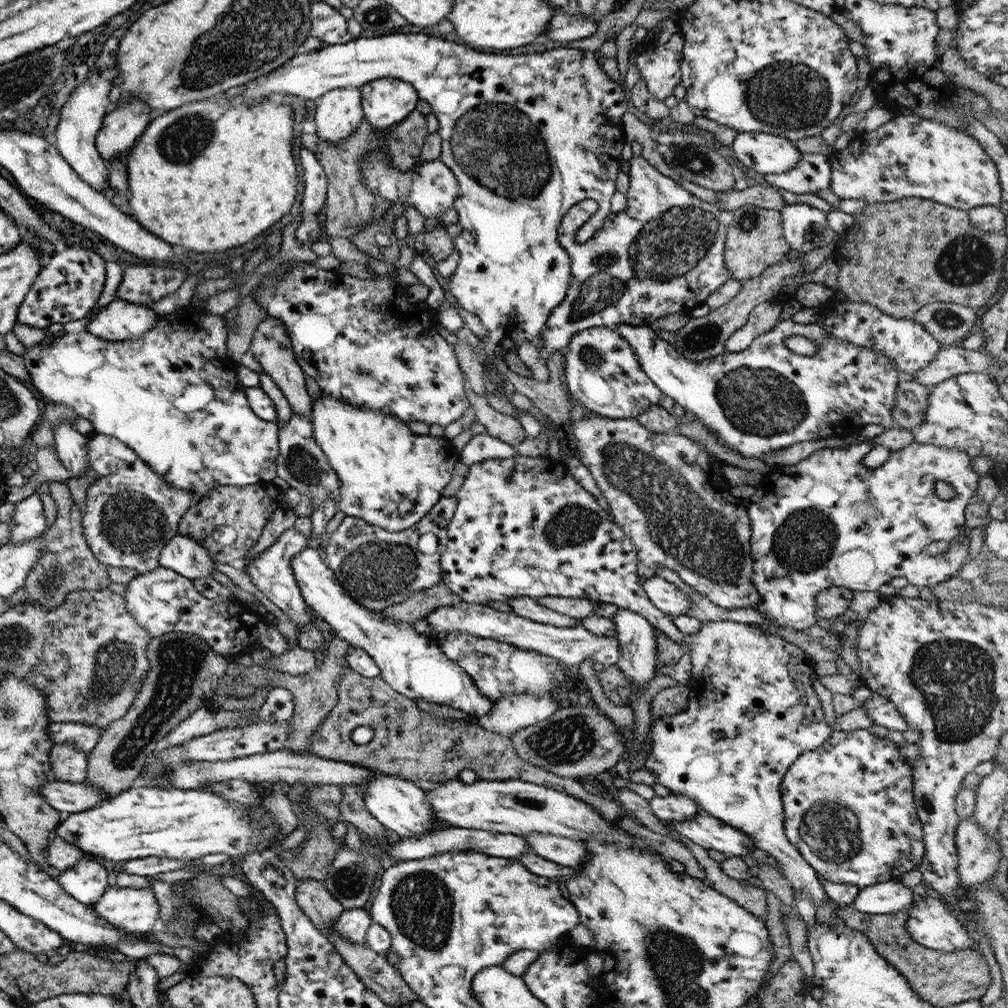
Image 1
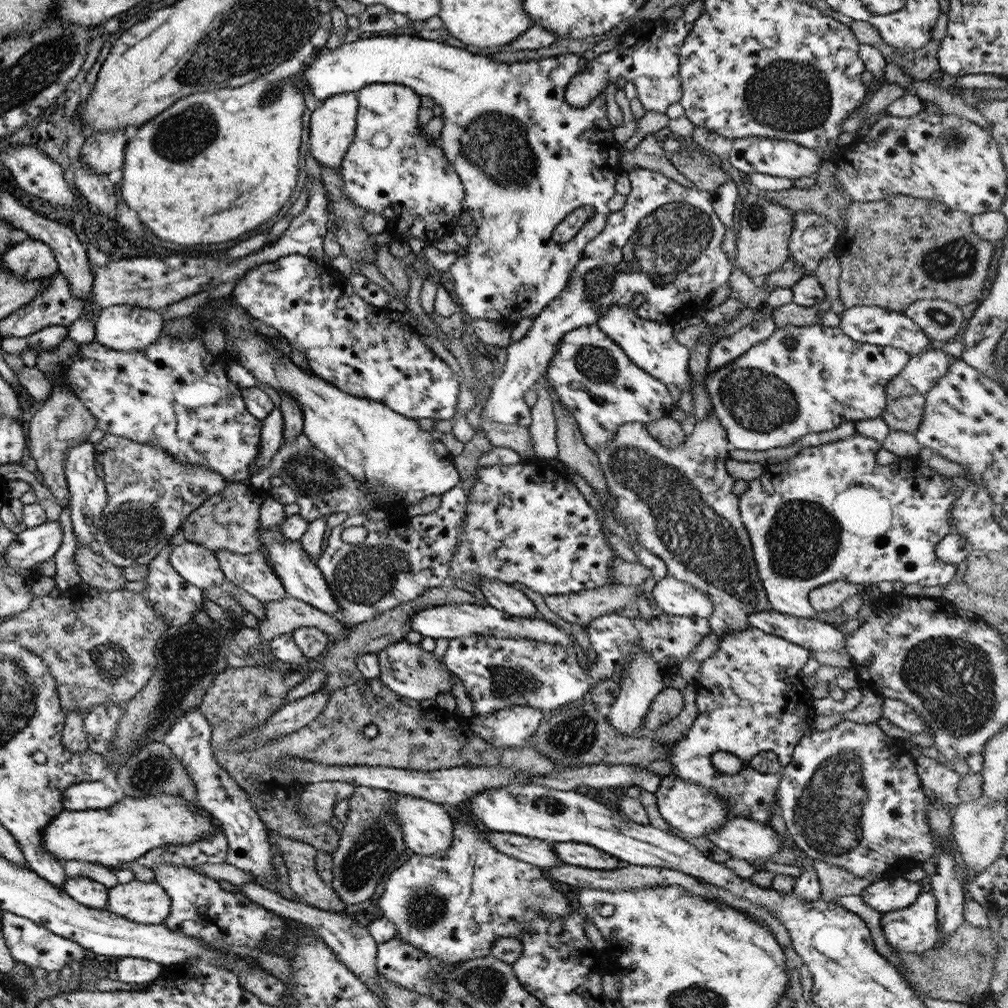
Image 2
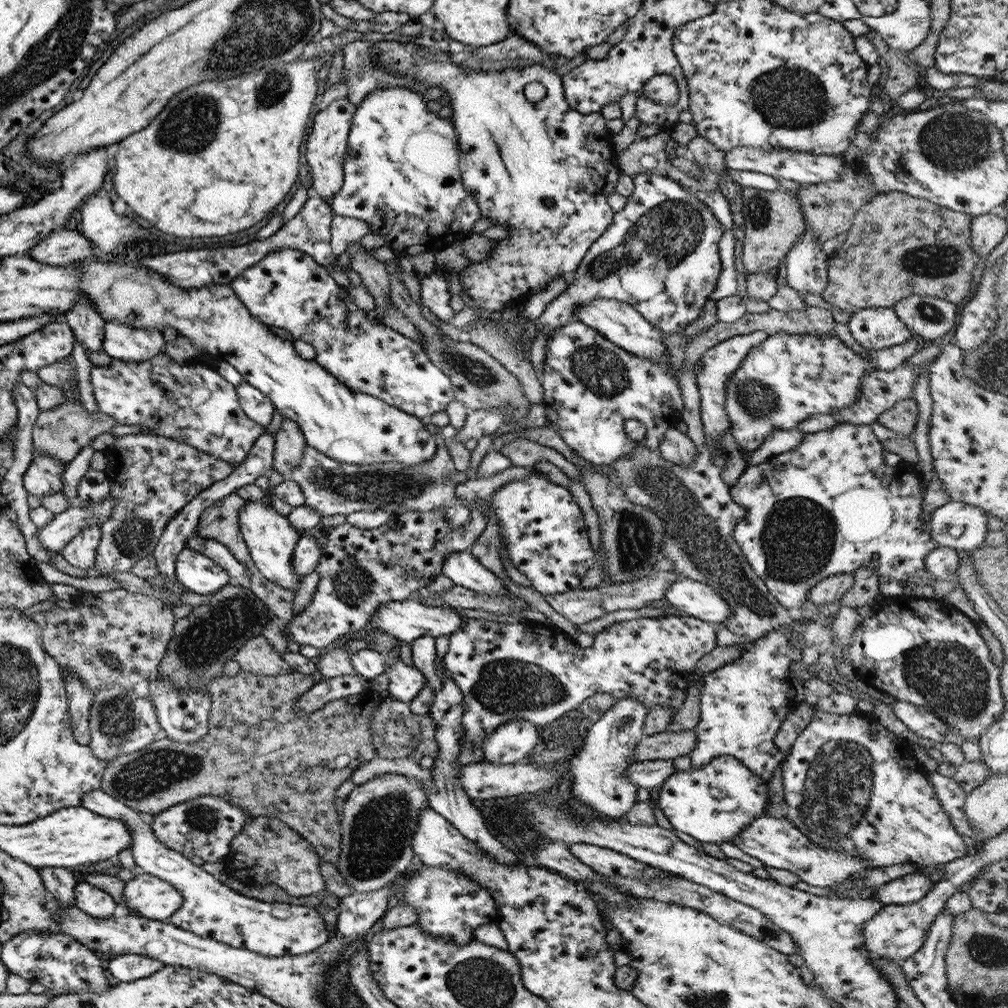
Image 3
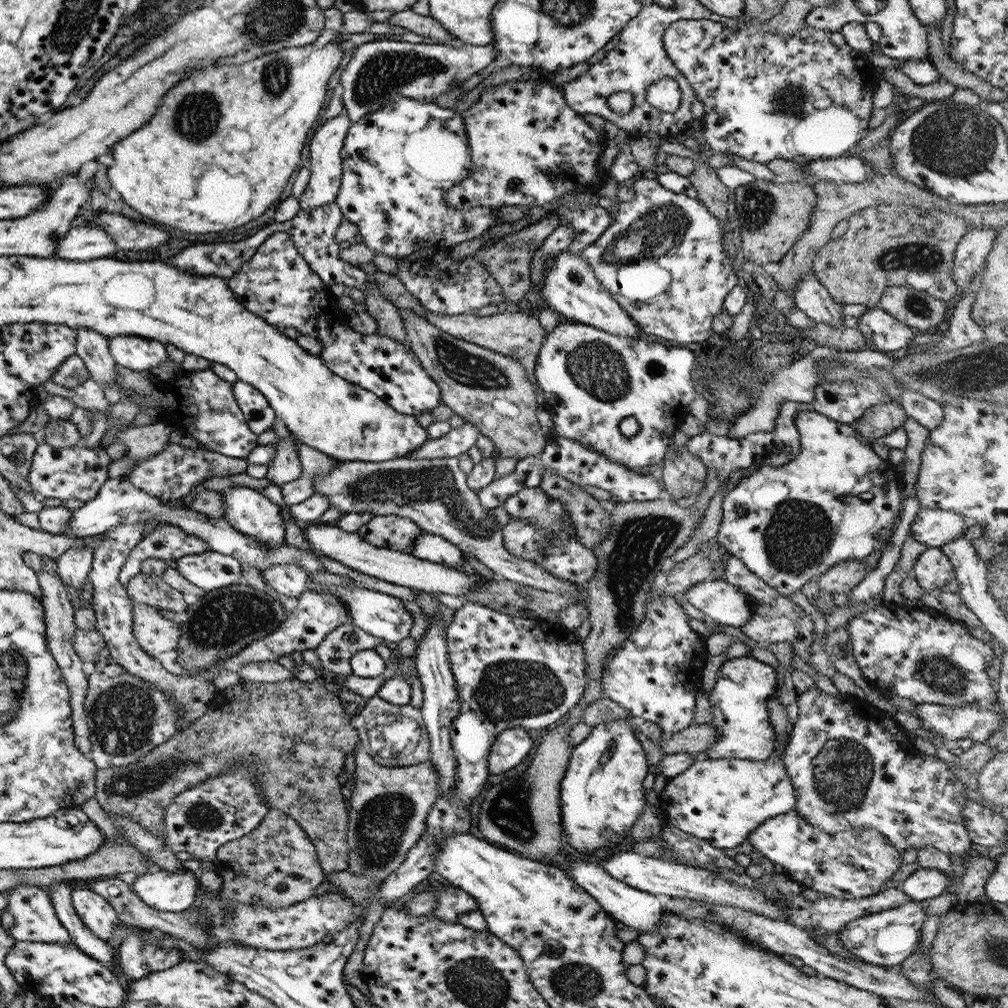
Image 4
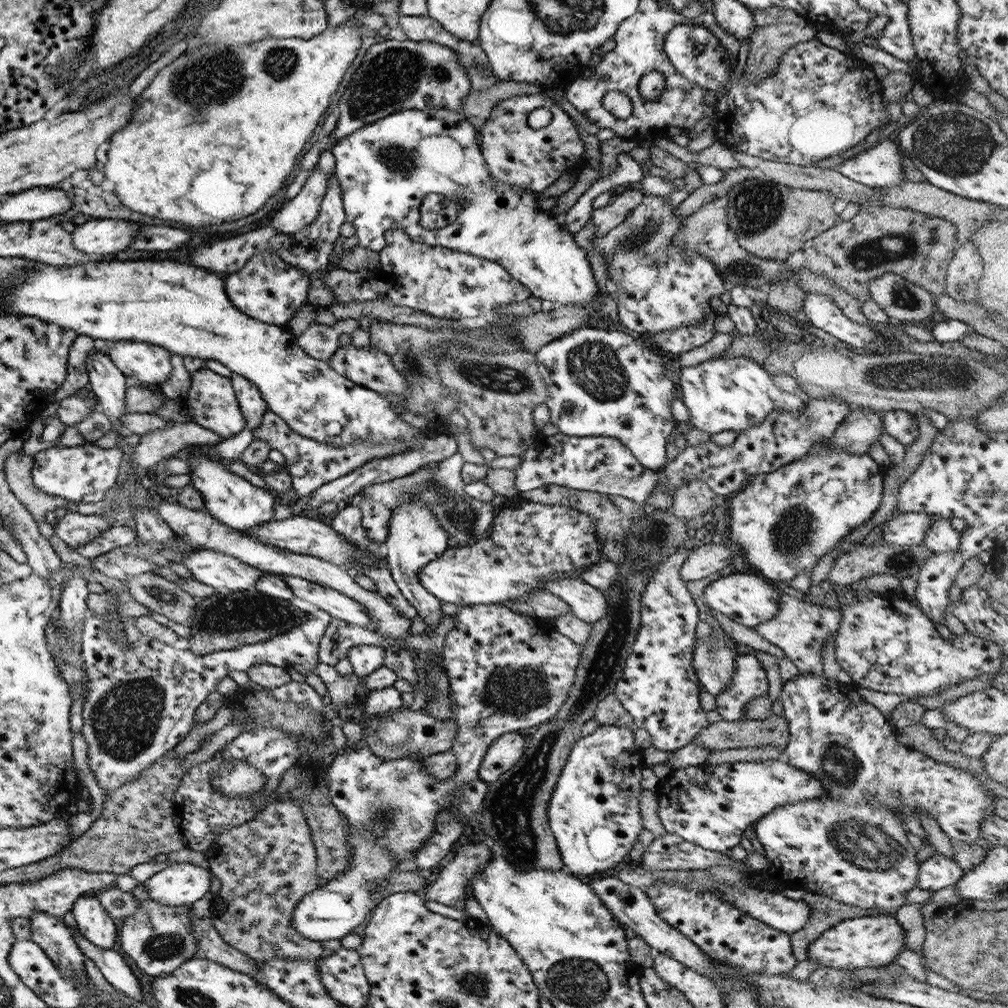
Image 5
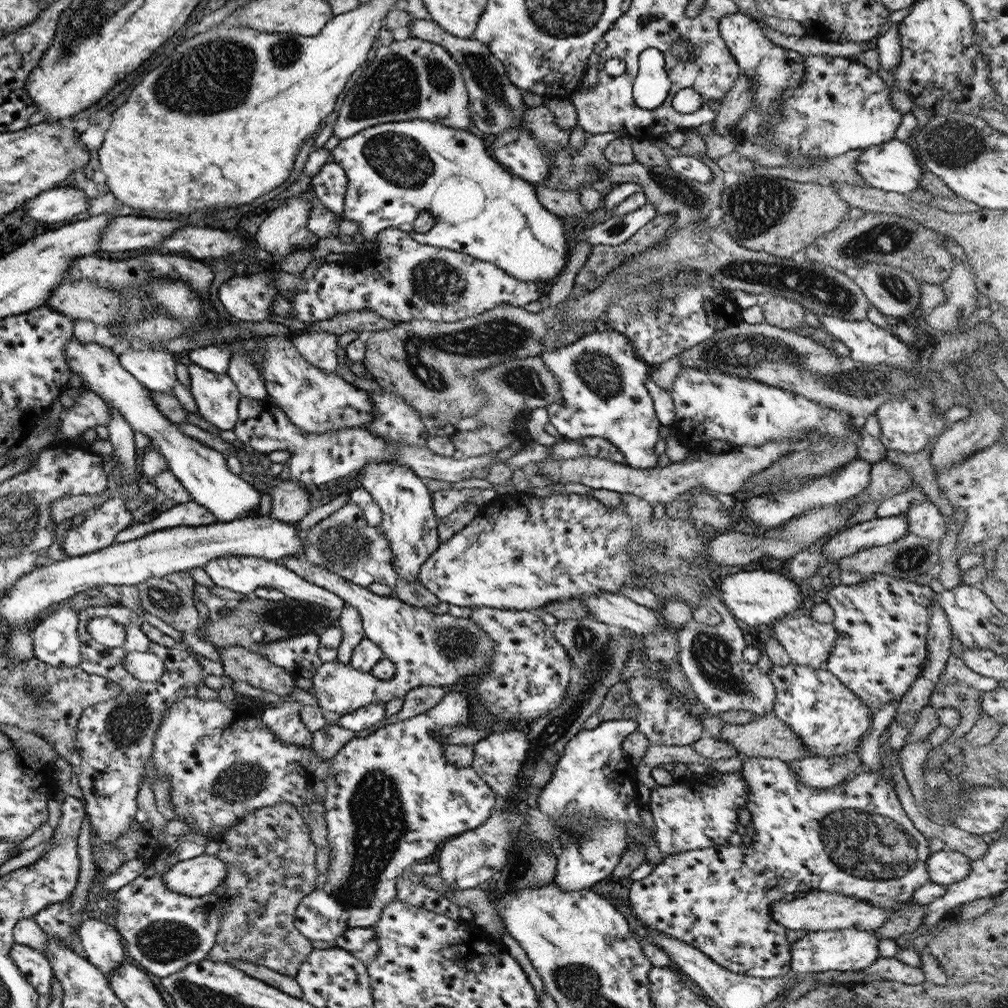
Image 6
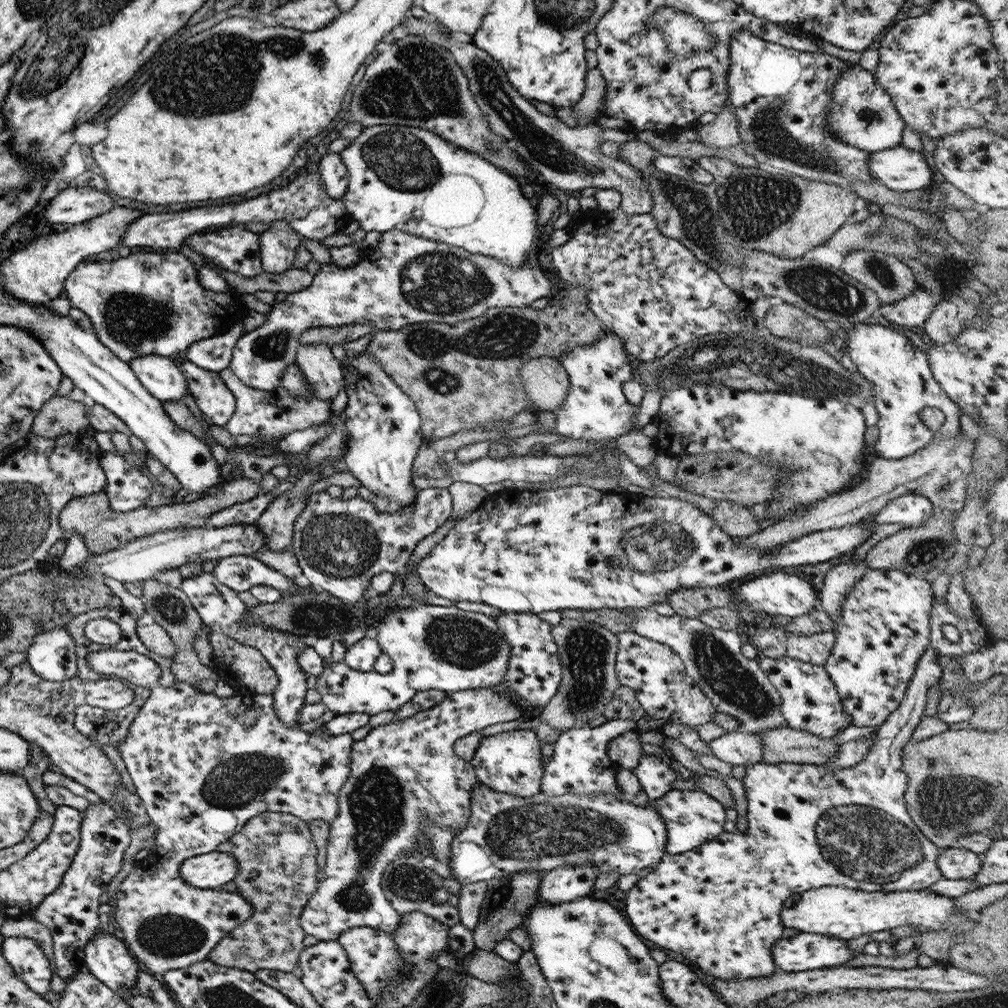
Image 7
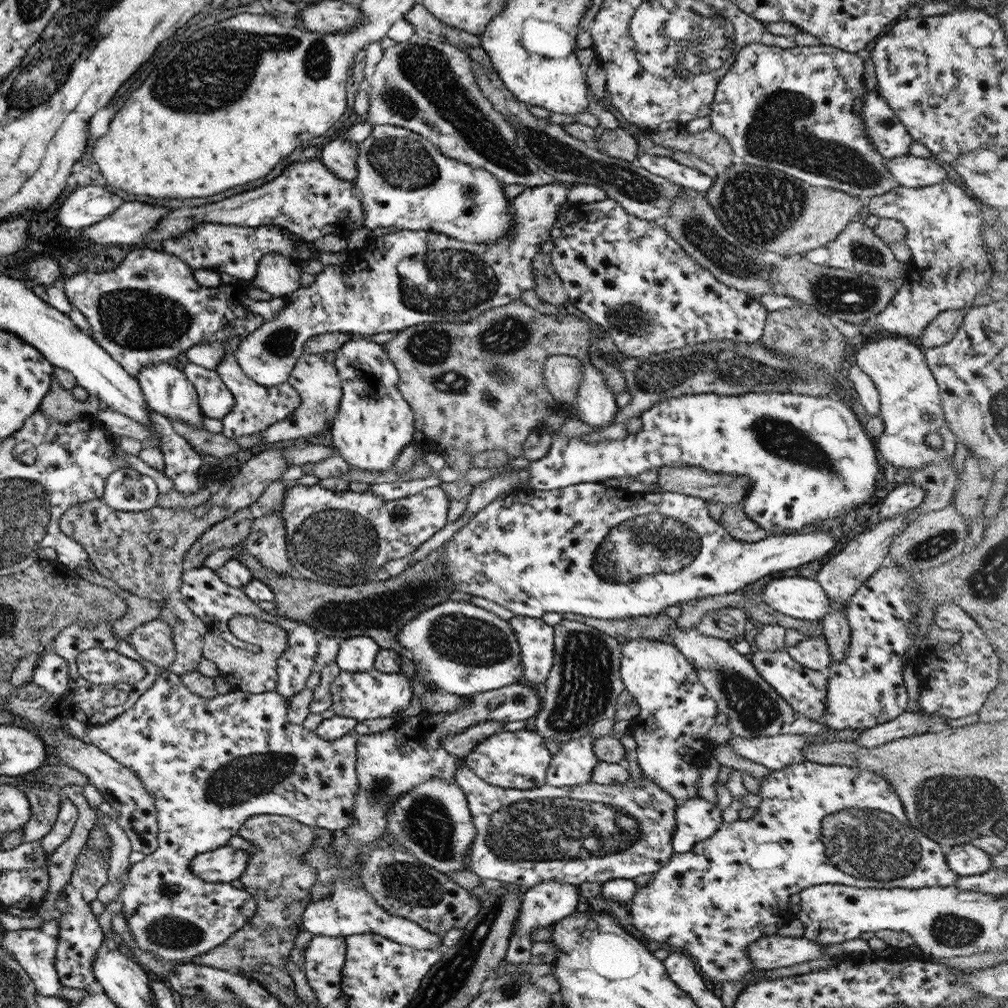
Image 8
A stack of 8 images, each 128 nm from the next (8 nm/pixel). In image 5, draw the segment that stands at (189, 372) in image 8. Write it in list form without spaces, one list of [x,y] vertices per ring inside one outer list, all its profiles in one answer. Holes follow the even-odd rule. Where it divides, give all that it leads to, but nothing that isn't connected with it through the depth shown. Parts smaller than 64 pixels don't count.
[[[205,368],[190,372],[190,386],[187,397],[181,402],[193,422],[199,426],[211,430],[214,434],[219,434],[222,442],[229,442],[231,436],[239,434],[244,429],[244,418],[235,396],[233,395],[230,378],[219,376],[216,372]]]

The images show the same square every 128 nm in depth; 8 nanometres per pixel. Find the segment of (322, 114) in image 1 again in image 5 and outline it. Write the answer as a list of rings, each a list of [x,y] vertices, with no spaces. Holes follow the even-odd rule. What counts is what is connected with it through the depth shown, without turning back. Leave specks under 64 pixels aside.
[[[322,150],[316,164],[318,168],[310,172],[299,192],[270,218],[267,225],[275,227],[278,234],[296,234],[317,217],[322,198],[327,192],[328,175],[336,171],[332,150]]]

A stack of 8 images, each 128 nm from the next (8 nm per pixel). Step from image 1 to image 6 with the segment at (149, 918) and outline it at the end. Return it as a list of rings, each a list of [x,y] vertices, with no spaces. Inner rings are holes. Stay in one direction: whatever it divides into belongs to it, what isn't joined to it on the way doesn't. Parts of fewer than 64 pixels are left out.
[[[205,853],[177,862],[163,875],[163,886],[169,892],[183,896],[203,896],[209,894],[225,878],[226,869],[215,855]]]

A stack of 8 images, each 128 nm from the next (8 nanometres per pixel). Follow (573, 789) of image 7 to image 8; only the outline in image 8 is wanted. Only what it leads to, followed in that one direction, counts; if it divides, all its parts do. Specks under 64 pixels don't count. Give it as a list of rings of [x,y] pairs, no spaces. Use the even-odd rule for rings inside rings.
[[[591,735],[557,742],[557,752],[552,755],[545,771],[545,785],[561,788],[589,783],[591,772],[597,766]]]

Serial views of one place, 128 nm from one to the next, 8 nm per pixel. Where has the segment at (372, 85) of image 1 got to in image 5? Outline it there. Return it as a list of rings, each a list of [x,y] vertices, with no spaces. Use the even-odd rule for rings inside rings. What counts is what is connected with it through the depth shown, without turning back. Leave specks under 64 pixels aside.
[[[434,106],[425,110],[399,110],[384,118],[379,118],[375,122],[360,126],[360,128],[355,130],[352,134],[347,134],[344,138],[334,142],[331,150],[336,162],[335,178],[339,186],[339,192],[341,192],[345,222],[354,226],[354,235],[355,238],[357,238],[358,246],[379,253],[382,249],[385,249],[386,246],[384,238],[385,232],[387,232],[387,230],[401,230],[401,234],[410,242],[457,250],[458,252],[471,254],[472,256],[484,258],[485,260],[501,265],[501,267],[511,275],[511,278],[514,278],[517,282],[526,286],[531,294],[532,302],[535,304],[542,300],[549,300],[549,302],[552,302],[554,305],[577,304],[577,306],[591,306],[591,308],[595,308],[595,305],[591,305],[591,302],[597,304],[597,299],[593,301],[593,298],[597,296],[599,288],[593,279],[591,266],[586,258],[586,251],[576,246],[572,236],[568,234],[569,232],[565,232],[561,226],[558,226],[558,218],[550,216],[547,211],[543,211],[539,208],[536,198],[537,194],[535,194],[535,192],[523,194],[523,192],[517,192],[517,189],[501,189],[490,180],[478,148],[475,123],[468,121],[462,113],[458,114],[457,112],[446,110],[446,108],[435,108]],[[431,193],[461,197],[457,216],[455,216],[453,221],[445,223],[440,229],[427,229],[419,225],[419,206],[423,197]]]

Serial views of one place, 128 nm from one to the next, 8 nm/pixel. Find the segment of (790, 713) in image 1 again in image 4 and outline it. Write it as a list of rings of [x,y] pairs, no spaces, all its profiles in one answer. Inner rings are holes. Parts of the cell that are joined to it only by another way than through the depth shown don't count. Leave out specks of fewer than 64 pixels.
[[[752,657],[727,660],[719,667],[713,688],[706,693],[713,712],[709,724],[716,733],[714,742],[704,750],[708,759],[737,758],[762,762],[769,758],[769,754],[774,752],[776,735],[771,727],[765,700],[775,692],[775,684],[775,670]]]

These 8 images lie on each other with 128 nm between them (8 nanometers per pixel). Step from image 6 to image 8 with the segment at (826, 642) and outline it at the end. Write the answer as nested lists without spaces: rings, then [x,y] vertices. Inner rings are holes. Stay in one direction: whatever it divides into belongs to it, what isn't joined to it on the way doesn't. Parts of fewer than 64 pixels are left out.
[[[799,637],[785,652],[794,662],[809,670],[826,671],[830,665],[829,650],[823,637]]]

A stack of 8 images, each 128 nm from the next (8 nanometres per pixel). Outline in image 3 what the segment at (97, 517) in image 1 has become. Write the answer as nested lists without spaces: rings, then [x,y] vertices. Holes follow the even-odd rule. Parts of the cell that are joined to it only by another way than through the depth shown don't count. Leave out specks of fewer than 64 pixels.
[[[127,434],[103,450],[111,496],[115,505],[99,527],[100,539],[94,556],[94,570],[100,576],[128,571],[132,564],[152,554],[169,520],[201,490],[231,474],[233,466],[199,452],[187,444],[157,435]]]

